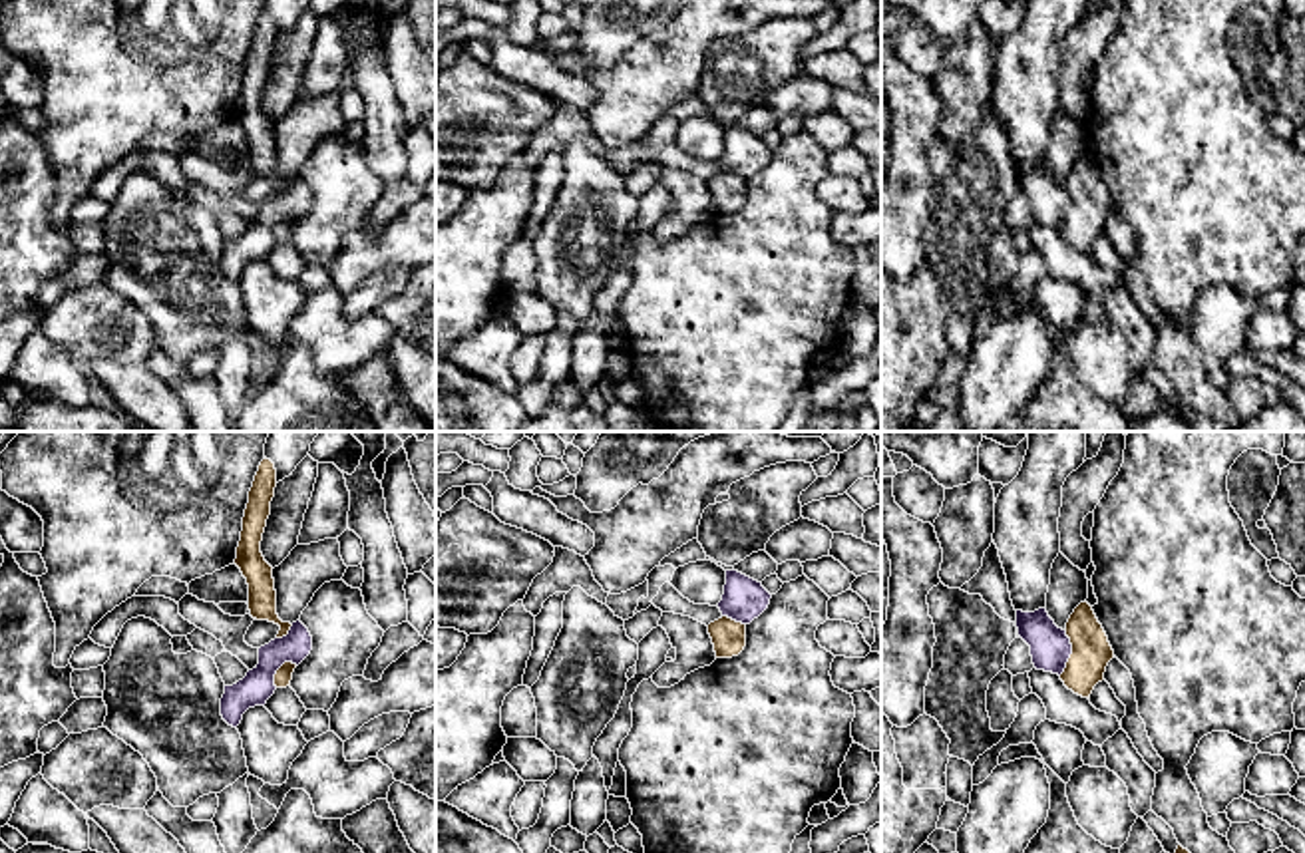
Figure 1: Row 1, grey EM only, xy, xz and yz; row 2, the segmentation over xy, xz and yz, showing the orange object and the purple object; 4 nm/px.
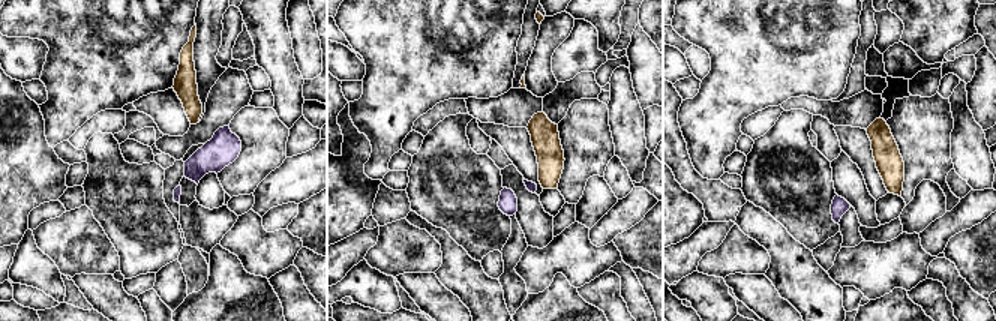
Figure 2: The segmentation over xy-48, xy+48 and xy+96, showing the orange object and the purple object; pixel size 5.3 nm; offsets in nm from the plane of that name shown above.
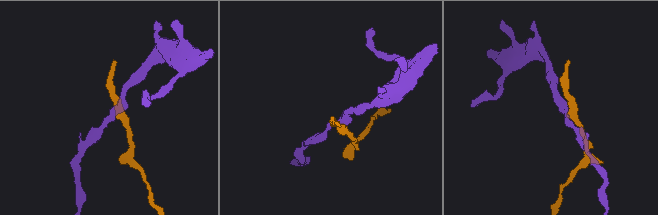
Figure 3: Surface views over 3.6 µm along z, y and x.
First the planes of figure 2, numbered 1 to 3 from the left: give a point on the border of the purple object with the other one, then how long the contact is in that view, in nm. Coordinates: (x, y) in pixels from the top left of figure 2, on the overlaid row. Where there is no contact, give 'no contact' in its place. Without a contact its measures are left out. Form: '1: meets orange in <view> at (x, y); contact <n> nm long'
1: no contact
2: no contact
3: no contact

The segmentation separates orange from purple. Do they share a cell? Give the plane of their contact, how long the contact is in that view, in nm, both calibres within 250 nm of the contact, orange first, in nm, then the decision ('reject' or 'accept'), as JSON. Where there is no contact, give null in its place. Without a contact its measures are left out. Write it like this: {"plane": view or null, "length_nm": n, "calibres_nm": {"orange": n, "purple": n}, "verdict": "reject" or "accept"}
{"plane": "yz", "length_nm": 190, "calibres_nm": {"orange": 160, "purple": 160}, "verdict": "reject"}

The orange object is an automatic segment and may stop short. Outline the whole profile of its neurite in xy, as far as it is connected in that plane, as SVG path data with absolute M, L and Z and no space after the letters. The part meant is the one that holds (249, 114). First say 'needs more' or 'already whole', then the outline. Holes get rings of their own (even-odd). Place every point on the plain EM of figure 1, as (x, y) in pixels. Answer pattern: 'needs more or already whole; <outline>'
already whole; M263 14L249 46L249 58L243 72L241 95L235 119L241 123L249 139L249 165L257 175L269 175L280 181L277 193L290 185L290 177L282 177L277 169L277 145L273 121L261 107L261 95L271 70L271 56L277 42L277 24L271 14Z

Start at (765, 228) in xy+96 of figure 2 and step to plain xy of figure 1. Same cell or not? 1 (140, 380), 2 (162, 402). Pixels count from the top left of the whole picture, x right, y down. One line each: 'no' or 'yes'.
1: no
2: no

